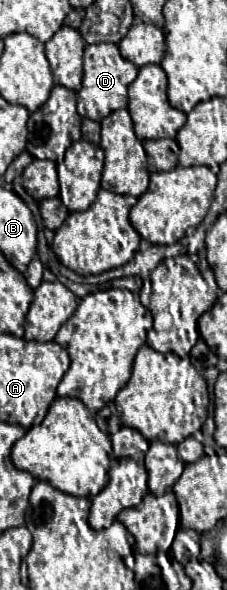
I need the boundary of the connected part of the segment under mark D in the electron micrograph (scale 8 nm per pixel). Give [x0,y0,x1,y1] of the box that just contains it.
[77,44,138,120]

